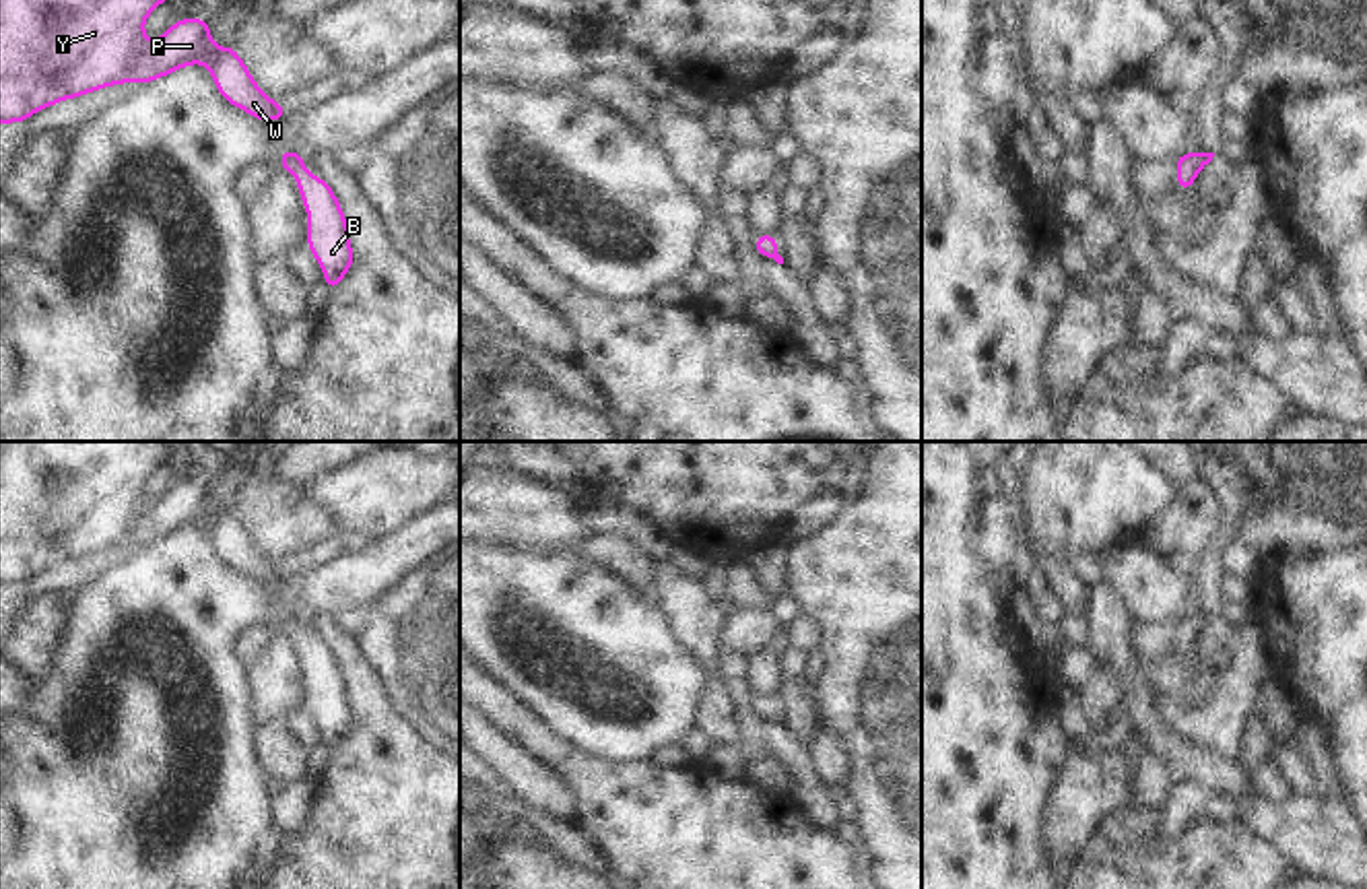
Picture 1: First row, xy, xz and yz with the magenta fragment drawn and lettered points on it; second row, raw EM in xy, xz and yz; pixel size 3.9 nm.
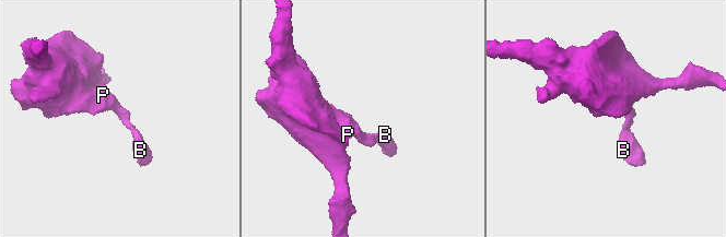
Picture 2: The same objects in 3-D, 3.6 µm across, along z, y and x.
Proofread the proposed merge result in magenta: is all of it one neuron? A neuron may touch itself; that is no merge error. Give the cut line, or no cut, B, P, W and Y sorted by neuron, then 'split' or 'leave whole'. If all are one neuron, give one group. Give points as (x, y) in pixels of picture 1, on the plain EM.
no cut | B P W Y | leave whole

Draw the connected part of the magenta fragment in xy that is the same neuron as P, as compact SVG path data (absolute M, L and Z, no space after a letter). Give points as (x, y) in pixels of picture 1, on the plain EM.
M12 441L0 450L0 586L27 584L33 575L52 569L64 561L76 561L105 549L124 545L153 545L177 534L184 528L204 526L219 557L260 584L278 584L287 571L266 559L249 536L235 509L216 509L210 497L210 485L194 479L173 483L157 501L148 503L144 481L161 464L171 462L167 441Z

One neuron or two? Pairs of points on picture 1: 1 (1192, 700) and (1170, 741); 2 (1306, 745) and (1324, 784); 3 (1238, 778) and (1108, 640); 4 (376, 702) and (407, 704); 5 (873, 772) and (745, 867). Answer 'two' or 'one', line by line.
1: two
2: one
3: one
4: two
5: two

